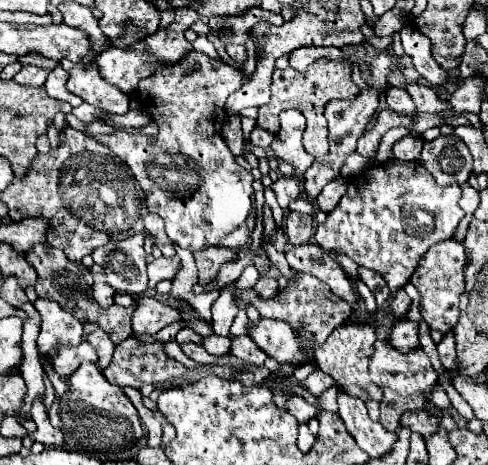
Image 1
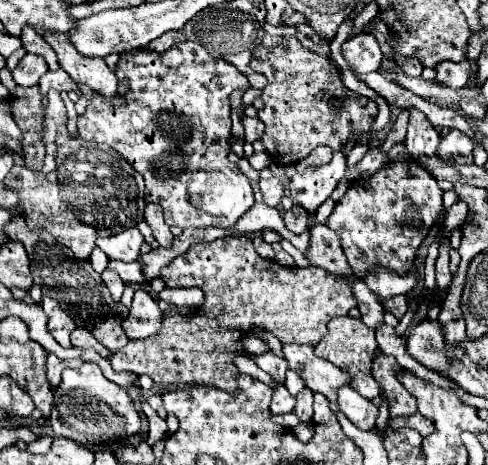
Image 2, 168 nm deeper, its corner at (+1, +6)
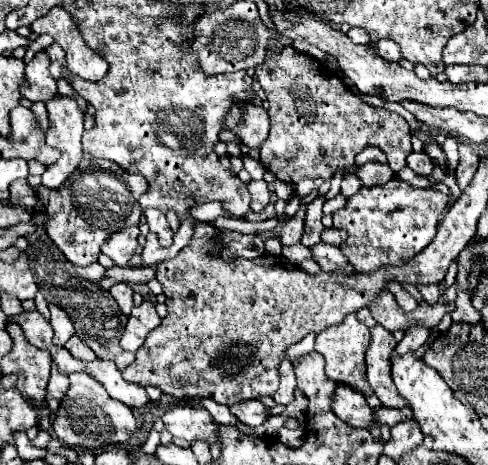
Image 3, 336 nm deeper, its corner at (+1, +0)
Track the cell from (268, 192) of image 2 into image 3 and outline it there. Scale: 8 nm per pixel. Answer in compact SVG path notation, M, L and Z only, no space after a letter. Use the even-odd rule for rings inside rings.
M252 180L248 184L248 190L252 192L252 210L262 212L270 204L270 190L264 180Z

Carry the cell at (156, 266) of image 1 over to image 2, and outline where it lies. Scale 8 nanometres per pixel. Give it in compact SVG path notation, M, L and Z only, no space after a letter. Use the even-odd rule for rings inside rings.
M110 260L108 268L112 268L112 272L116 272L124 284L140 284L144 282L144 276L142 276L142 264L140 262L130 262L130 264L124 264L120 260Z

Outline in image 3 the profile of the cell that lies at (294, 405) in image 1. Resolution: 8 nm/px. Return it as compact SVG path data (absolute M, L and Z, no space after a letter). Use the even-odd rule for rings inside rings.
M248 400L244 404L236 404L230 410L240 422L244 422L246 426L252 426L252 428L264 424L270 418L270 408L266 404L262 404L260 400Z

